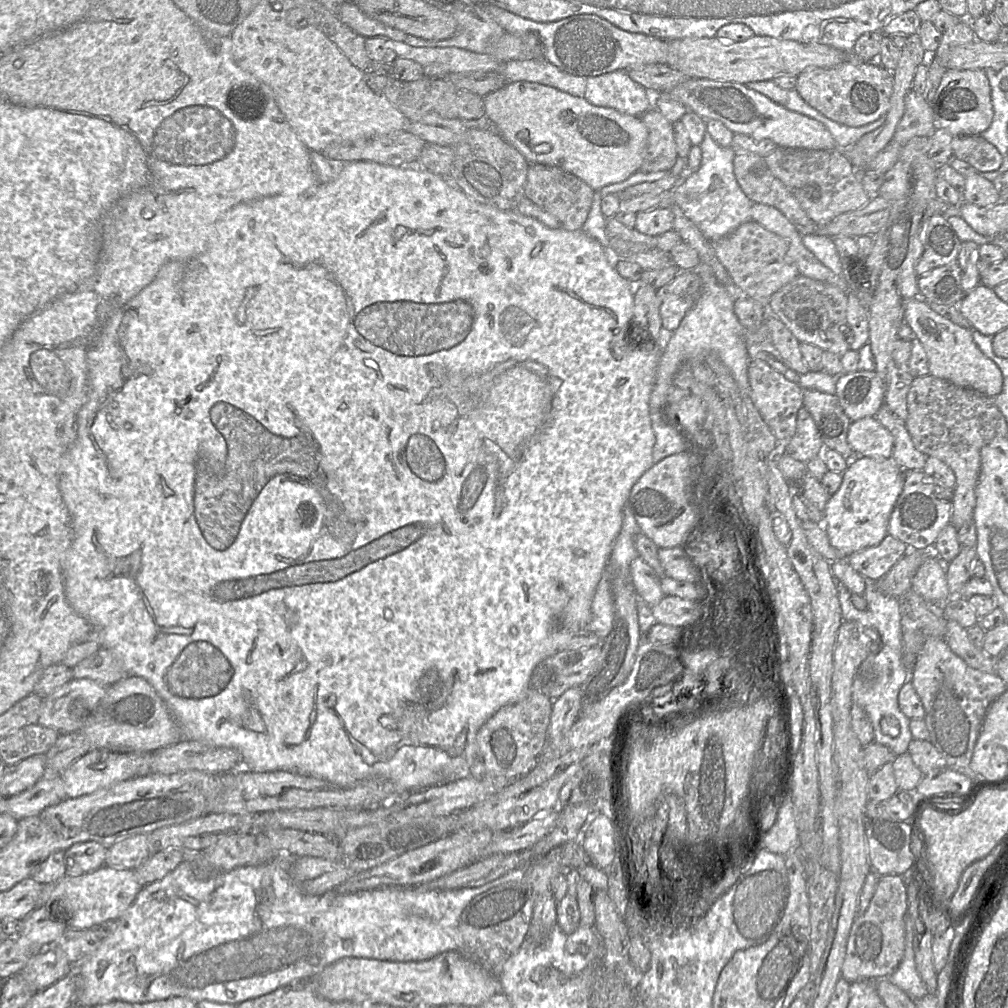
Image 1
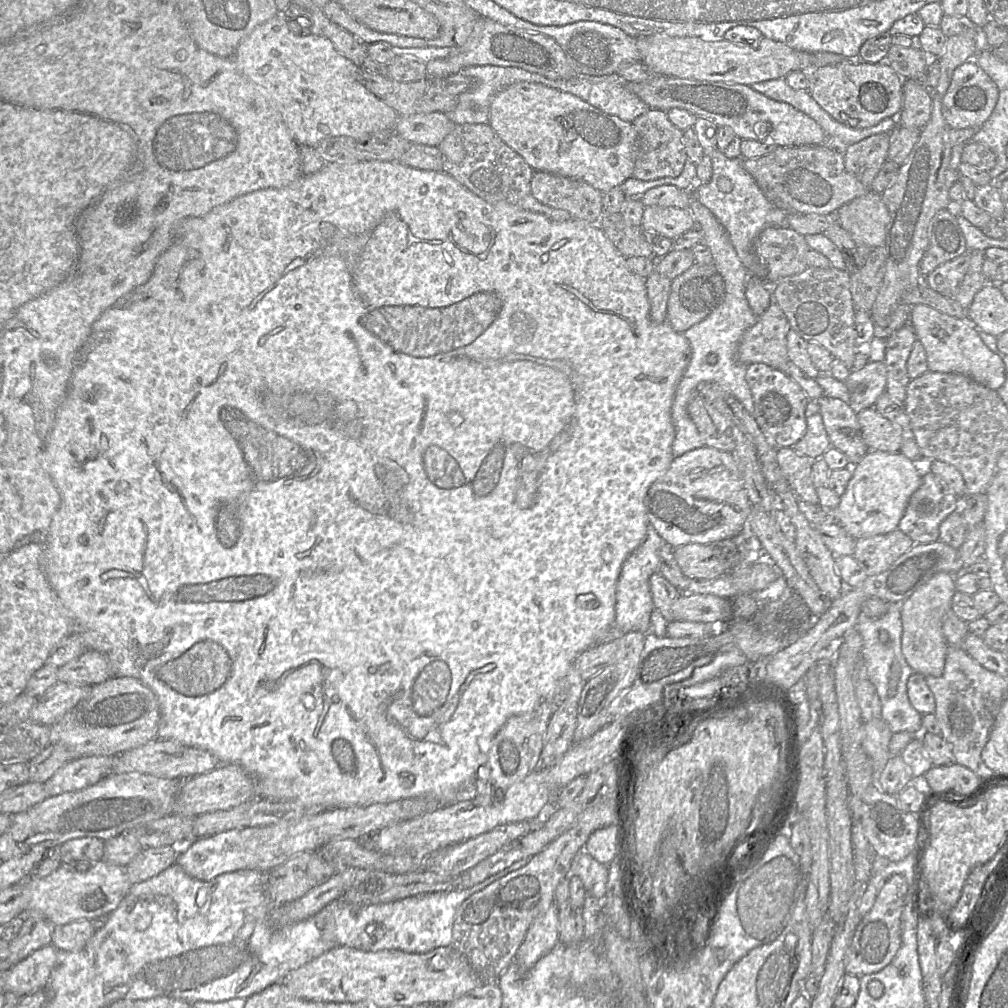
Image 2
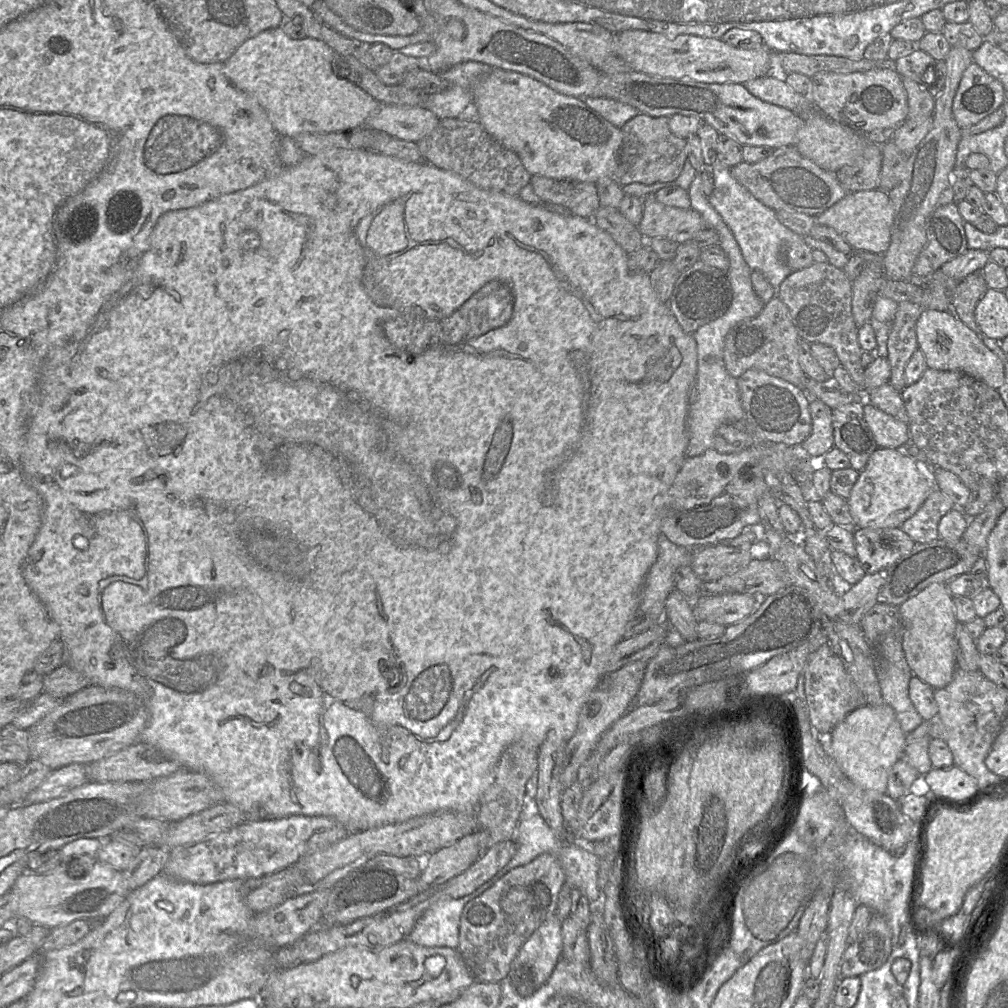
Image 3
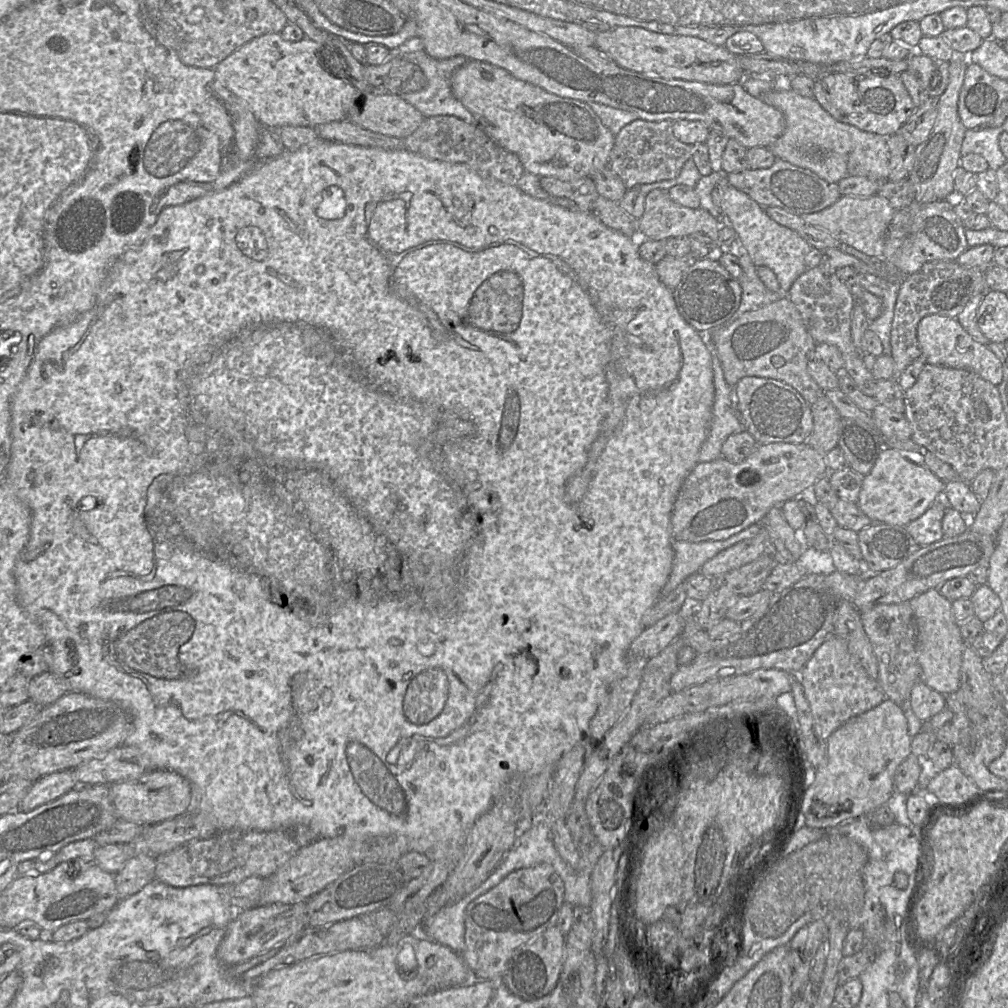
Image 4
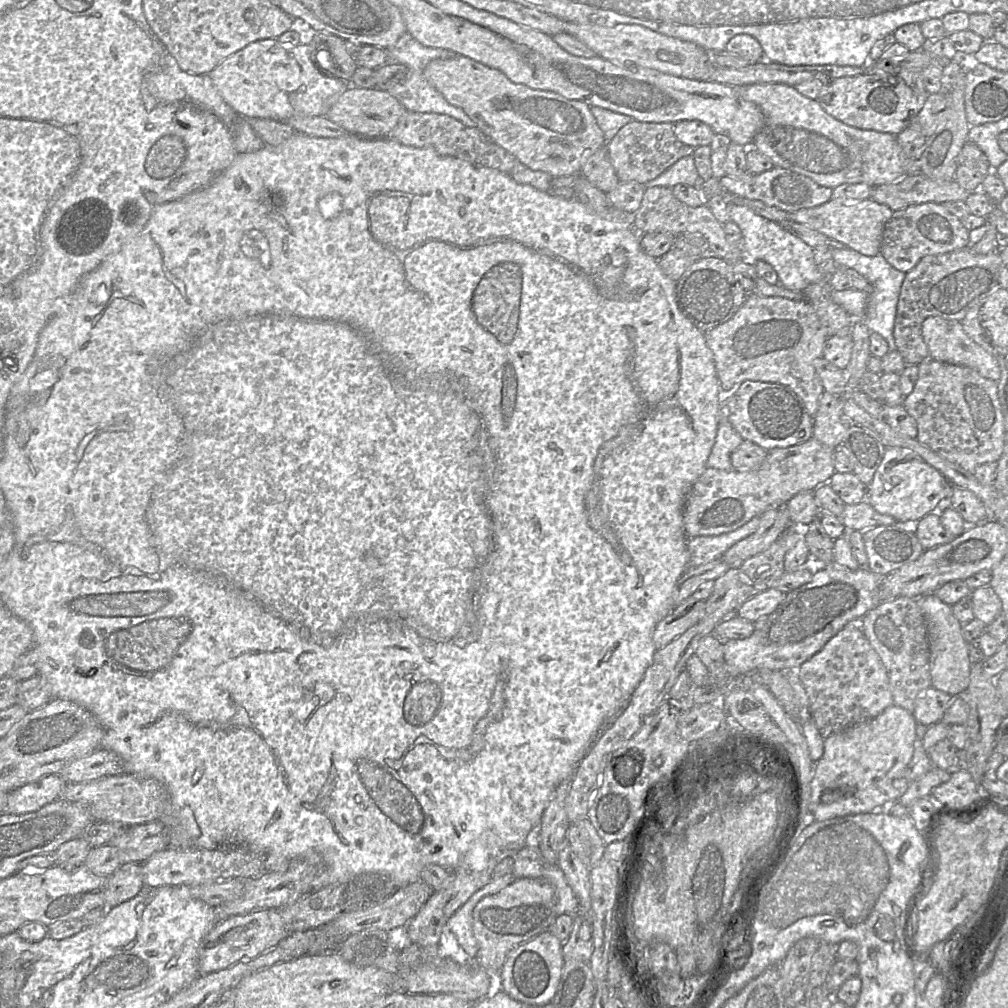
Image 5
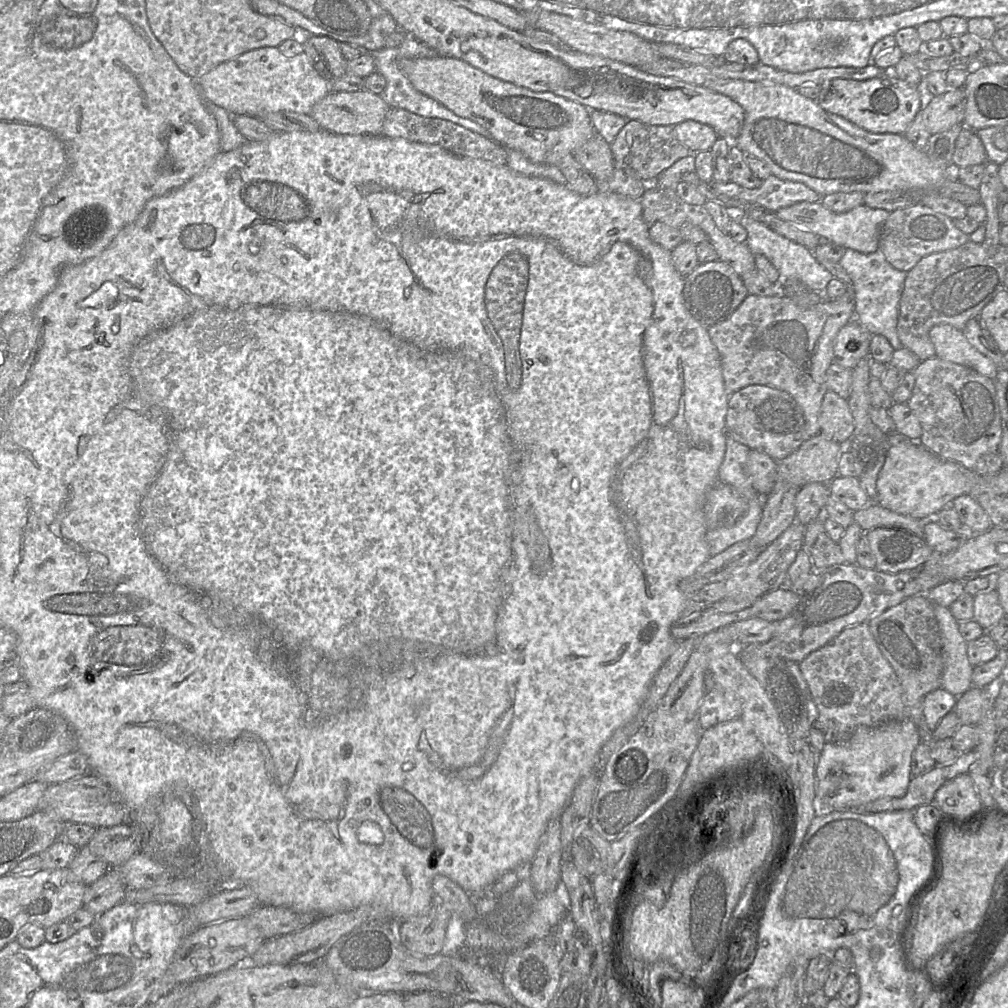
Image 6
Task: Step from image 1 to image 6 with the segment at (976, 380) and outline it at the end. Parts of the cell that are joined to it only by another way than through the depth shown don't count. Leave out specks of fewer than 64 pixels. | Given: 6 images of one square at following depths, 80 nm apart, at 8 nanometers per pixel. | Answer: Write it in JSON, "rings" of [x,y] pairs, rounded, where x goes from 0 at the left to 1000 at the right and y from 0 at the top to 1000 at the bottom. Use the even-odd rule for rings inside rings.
{"rings":[[[932,321],[923,326],[922,335],[928,343],[929,354],[964,365],[983,376],[989,374],[989,362],[965,344],[954,327]]]}

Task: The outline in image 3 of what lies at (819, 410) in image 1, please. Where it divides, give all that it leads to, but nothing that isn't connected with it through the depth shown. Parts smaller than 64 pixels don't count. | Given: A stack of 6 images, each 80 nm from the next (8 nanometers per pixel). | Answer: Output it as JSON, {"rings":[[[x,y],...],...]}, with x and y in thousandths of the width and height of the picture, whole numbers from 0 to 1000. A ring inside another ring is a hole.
{"rings":[[[848,398],[825,406],[827,443],[840,451],[843,463],[851,468],[859,463],[864,450],[871,444],[853,402],[853,398]]]}

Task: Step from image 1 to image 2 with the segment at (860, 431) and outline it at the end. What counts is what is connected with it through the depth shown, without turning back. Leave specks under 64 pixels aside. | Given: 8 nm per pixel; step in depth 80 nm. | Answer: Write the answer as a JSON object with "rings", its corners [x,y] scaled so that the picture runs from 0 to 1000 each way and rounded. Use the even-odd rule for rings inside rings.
{"rings":[[[867,404],[851,409],[850,416],[863,446],[881,449],[893,447],[895,432],[892,422],[876,414]]]}

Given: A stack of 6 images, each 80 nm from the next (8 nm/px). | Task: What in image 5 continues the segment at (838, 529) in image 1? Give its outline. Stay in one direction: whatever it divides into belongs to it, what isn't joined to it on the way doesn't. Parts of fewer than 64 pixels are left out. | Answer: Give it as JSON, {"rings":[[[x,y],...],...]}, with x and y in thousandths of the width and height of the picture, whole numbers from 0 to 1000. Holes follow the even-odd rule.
{"rings":[[[894,443],[879,444],[866,476],[859,485],[859,497],[874,510],[904,521],[922,509],[931,507],[935,496],[941,494],[946,482],[907,447]]]}

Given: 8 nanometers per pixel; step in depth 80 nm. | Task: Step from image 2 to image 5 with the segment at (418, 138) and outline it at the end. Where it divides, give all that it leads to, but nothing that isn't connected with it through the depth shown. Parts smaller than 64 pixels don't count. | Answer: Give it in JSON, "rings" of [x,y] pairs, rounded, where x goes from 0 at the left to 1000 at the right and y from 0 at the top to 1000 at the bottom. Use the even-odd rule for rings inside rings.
{"rings":[[[346,85],[321,115],[346,132],[365,137],[381,137],[394,124],[402,110],[403,107],[384,90],[373,86],[364,88]]]}

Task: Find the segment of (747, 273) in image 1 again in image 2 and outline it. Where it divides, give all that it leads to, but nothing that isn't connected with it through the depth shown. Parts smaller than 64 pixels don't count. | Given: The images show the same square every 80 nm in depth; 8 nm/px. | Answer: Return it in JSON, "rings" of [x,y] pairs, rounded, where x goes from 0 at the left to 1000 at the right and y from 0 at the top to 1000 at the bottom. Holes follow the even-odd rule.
{"rings":[[[762,223],[747,240],[747,249],[760,264],[760,278],[766,283],[800,268],[799,252],[804,247],[799,235],[784,225]]]}

